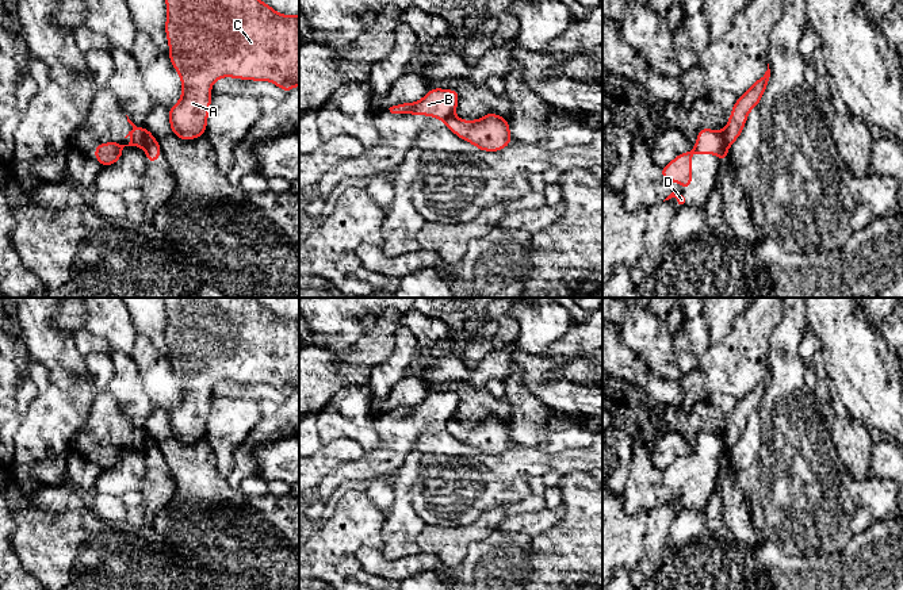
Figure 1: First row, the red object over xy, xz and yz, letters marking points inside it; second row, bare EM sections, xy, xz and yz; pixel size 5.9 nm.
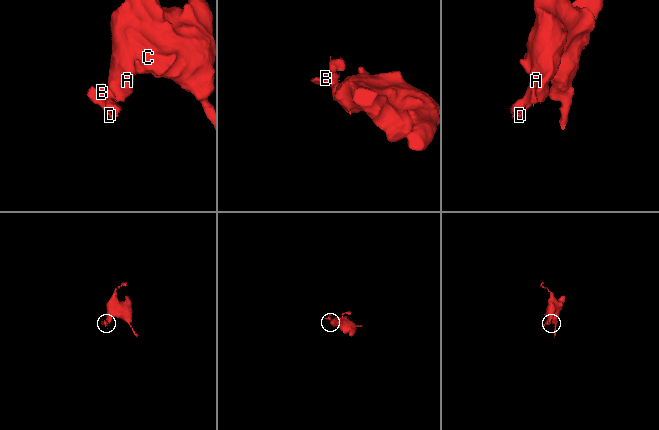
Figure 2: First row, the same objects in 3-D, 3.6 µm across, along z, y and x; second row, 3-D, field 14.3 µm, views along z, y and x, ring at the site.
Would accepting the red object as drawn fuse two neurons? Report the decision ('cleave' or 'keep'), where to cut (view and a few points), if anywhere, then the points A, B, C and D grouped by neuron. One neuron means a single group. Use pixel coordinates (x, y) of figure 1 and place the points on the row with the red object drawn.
cleave; cut in yz along (724, 131), (723, 149), (719, 156); A C / B D

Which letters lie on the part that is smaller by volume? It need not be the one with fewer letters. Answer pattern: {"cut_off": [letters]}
{"cut_off": ["B", "D"]}

